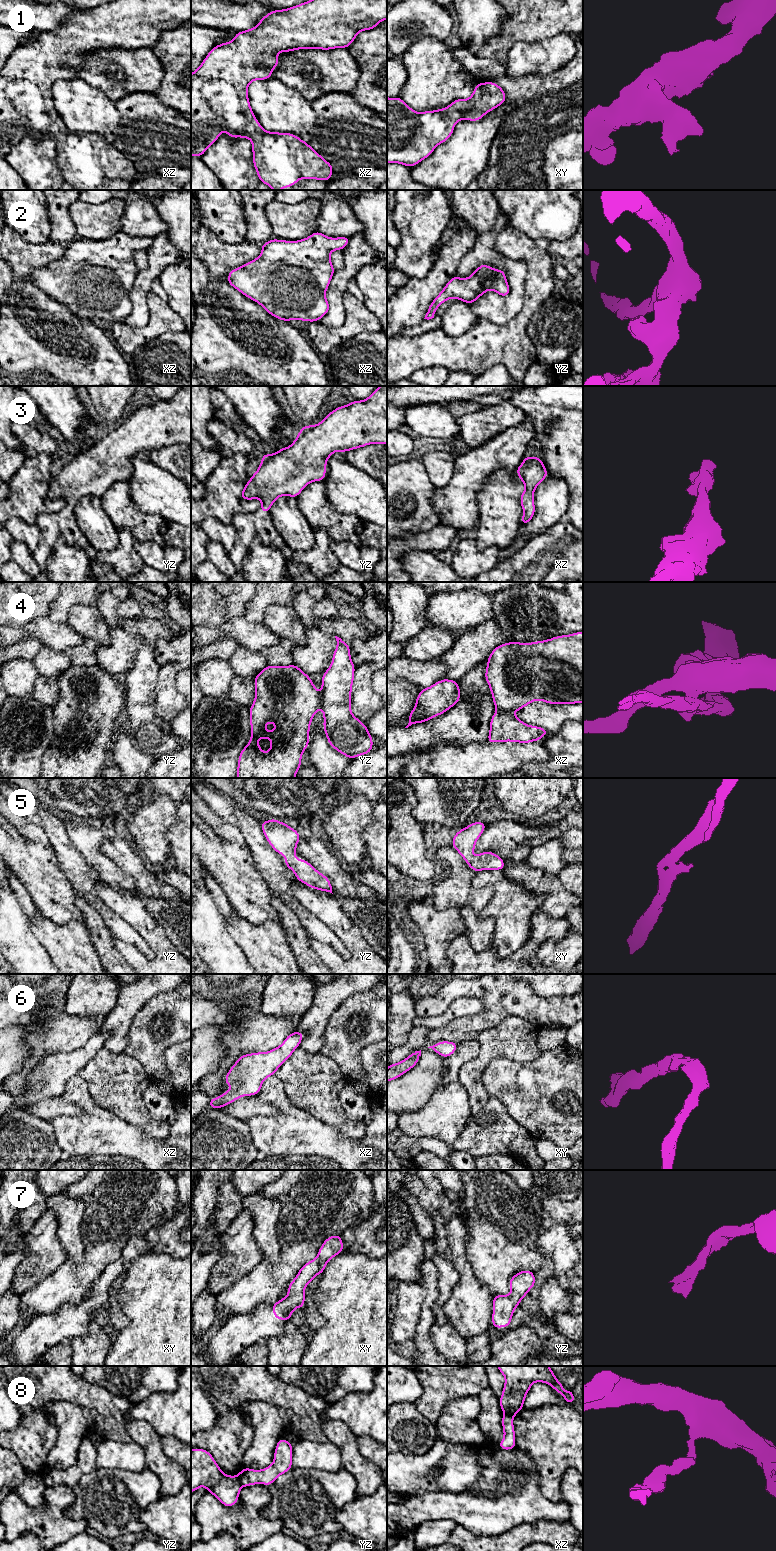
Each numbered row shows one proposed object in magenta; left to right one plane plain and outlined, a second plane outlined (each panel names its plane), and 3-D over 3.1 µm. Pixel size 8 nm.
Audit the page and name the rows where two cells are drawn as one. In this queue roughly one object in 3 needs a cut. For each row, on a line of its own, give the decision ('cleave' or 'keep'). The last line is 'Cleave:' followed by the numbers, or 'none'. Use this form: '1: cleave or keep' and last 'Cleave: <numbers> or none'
1: keep
2: keep
3: keep
4: cleave
5: keep
6: keep
7: keep
8: cleave
Cleave: 4, 8

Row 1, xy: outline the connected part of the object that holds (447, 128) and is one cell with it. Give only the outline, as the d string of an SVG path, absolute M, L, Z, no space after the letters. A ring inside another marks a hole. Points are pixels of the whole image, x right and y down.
M478 82L470 98L456 99L446 108L421 113L407 106L400 97L387 97L387 163L399 163L410 168L417 165L430 156L439 144L449 139L459 120L481 120L504 102L505 92L494 82Z

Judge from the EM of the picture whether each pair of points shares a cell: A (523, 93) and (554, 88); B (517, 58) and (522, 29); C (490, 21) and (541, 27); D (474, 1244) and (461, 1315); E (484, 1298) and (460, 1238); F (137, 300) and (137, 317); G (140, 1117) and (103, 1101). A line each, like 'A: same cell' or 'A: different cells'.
A: same cell
B: different cells
C: different cells
D: different cells
E: same cell
F: same cell
G: same cell

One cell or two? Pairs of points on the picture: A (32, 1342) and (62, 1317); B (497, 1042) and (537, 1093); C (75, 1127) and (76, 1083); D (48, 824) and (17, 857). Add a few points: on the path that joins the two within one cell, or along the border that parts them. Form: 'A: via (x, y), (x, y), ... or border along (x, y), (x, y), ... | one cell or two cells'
A: via (39, 1335), (55, 1324) | one cell
B: border along (537, 1056), (527, 1062), (517, 1062), (514, 1060) | two cells
C: via (87, 1119), (91, 1115), (91, 1110), (79, 1095) | one cell
D: border along (25, 819), (37, 824), (44, 831), (53, 850) | two cells

